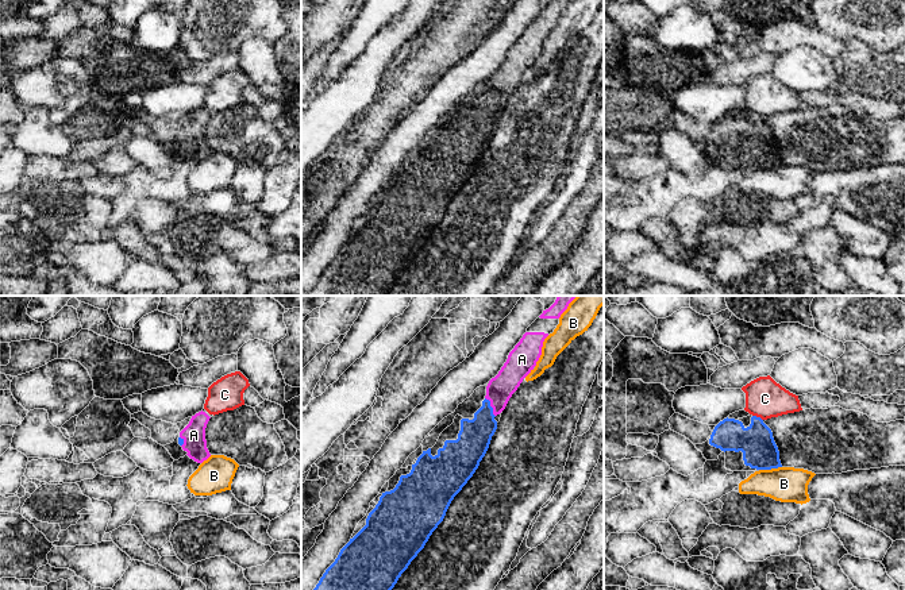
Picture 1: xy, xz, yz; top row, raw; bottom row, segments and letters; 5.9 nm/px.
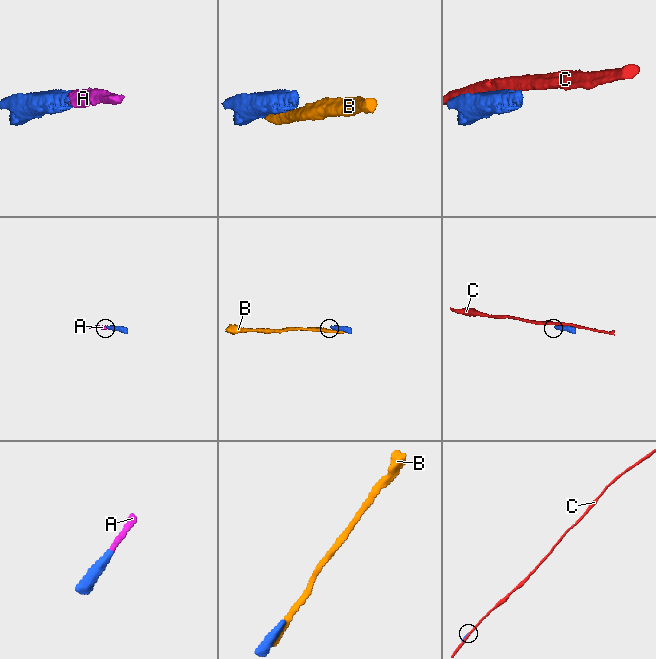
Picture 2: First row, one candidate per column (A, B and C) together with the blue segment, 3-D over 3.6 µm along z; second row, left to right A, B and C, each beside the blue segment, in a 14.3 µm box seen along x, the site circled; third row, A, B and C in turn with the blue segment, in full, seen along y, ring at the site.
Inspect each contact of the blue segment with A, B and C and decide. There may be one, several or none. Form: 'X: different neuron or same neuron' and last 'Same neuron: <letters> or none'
A: same neuron
B: different neuron
C: different neuron
Same neuron: A

